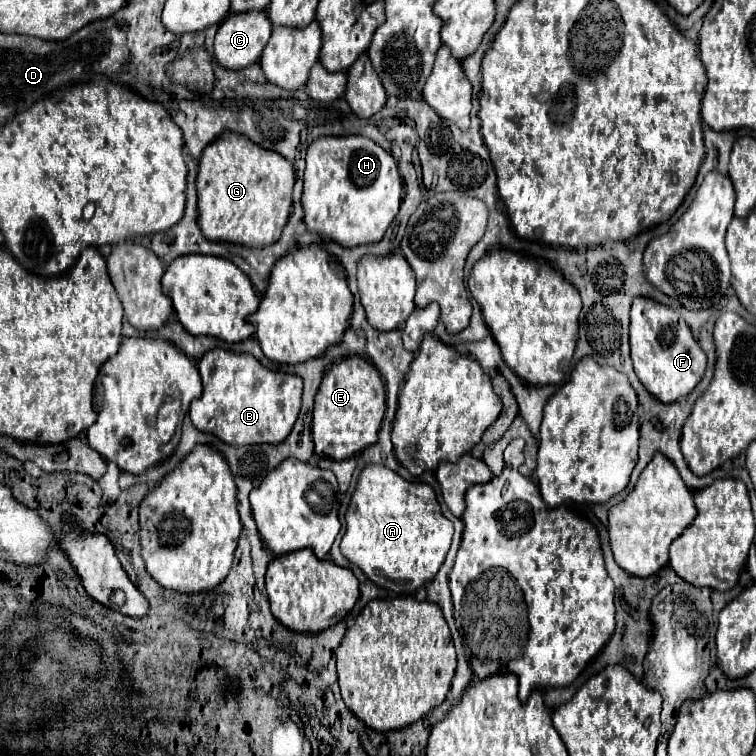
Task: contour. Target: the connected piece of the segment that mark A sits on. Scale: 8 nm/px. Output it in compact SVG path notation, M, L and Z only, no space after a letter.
M367 464L345 512L347 530L341 554L359 566L371 582L397 594L411 594L431 582L445 562L453 538L453 524L441 514L429 484L407 482L385 464Z

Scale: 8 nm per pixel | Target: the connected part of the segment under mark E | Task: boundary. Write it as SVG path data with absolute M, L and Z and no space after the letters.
M349 356L333 364L315 394L311 436L315 454L331 460L347 460L377 442L377 432L385 416L387 392L379 370L361 356Z

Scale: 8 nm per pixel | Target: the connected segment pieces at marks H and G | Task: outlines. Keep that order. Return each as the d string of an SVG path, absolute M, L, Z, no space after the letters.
M327 136L309 144L305 154L305 176L301 206L305 210L305 224L309 232L317 232L323 238L341 242L343 246L357 246L367 242L379 242L399 212L403 200L403 182L397 164L389 152L377 146L365 136Z
M225 130L211 144L205 146L199 160L197 174L197 208L199 208L199 226L207 240L217 242L237 242L245 246L267 246L281 236L281 230L291 214L291 192L295 184L293 164L281 154L261 148L249 138Z

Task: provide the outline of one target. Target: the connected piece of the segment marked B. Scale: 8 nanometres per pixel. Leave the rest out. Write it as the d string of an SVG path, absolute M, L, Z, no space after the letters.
M223 348L209 350L197 364L203 380L203 396L191 402L189 416L197 430L215 434L227 444L279 444L283 442L301 408L303 380L297 374L273 372L249 354L235 354Z

